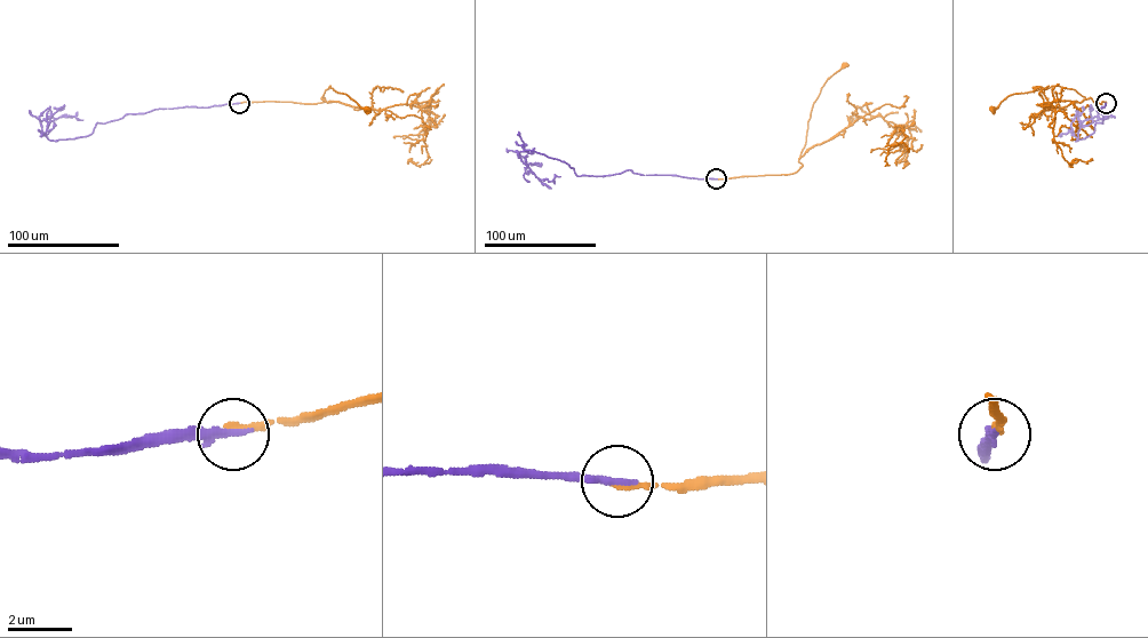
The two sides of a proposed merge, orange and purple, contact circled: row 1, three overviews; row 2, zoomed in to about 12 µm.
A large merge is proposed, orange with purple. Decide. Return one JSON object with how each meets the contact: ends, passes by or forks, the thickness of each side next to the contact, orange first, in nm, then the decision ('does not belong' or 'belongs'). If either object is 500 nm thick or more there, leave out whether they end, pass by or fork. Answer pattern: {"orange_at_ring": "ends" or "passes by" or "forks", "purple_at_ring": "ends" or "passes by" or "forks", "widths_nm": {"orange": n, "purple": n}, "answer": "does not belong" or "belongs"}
{"orange_at_ring": "ends", "purple_at_ring": "ends", "widths_nm": {"orange": 220, "purple": 280}, "answer": "belongs"}

